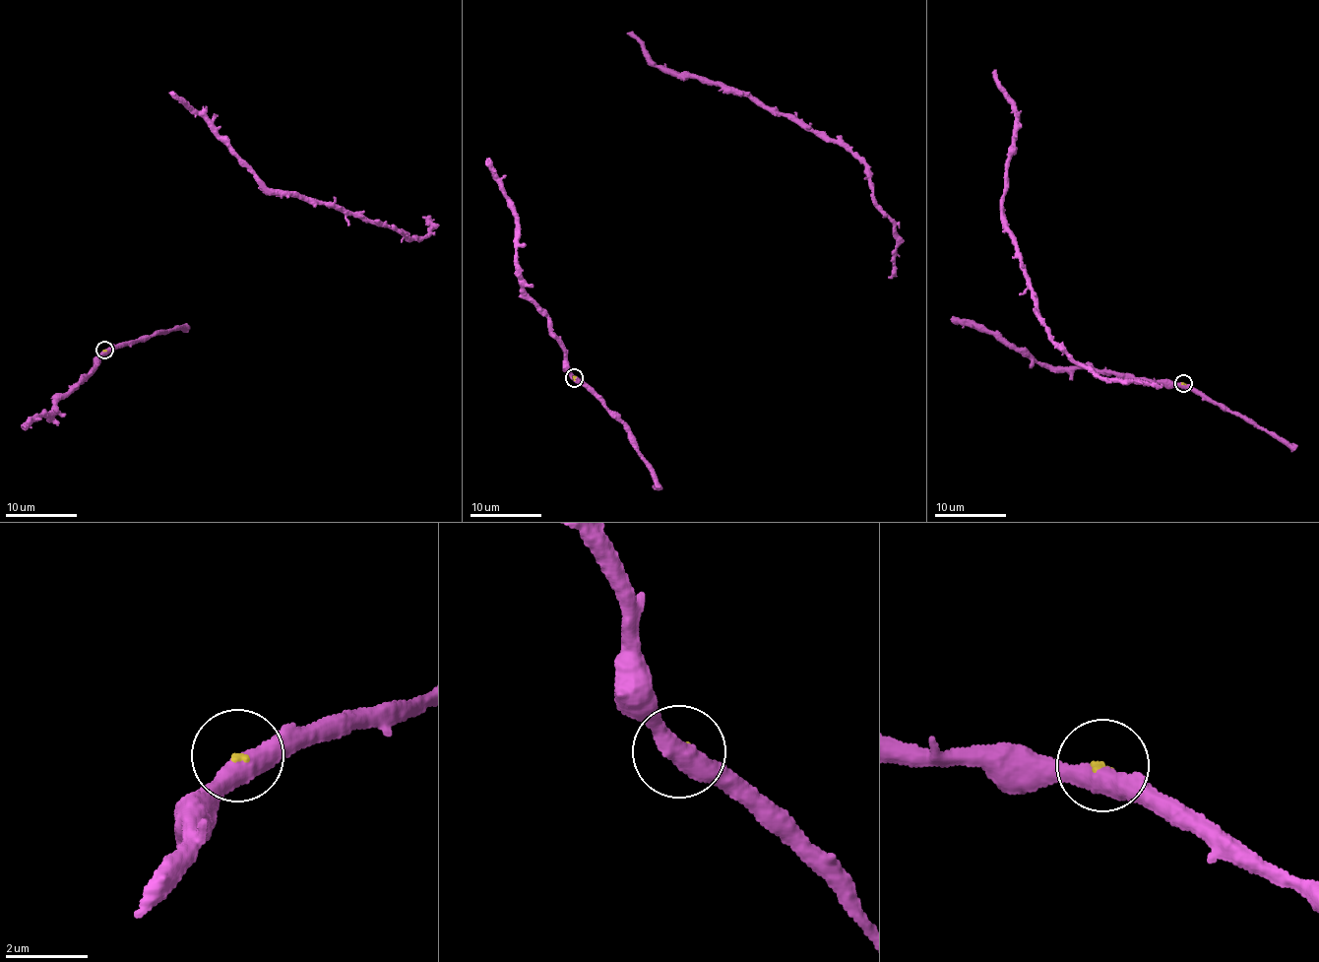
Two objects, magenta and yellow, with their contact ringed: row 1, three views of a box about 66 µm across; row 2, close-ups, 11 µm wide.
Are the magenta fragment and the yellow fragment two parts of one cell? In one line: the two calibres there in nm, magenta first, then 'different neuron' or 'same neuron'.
calibres 480 and 80 nm; different neuron

